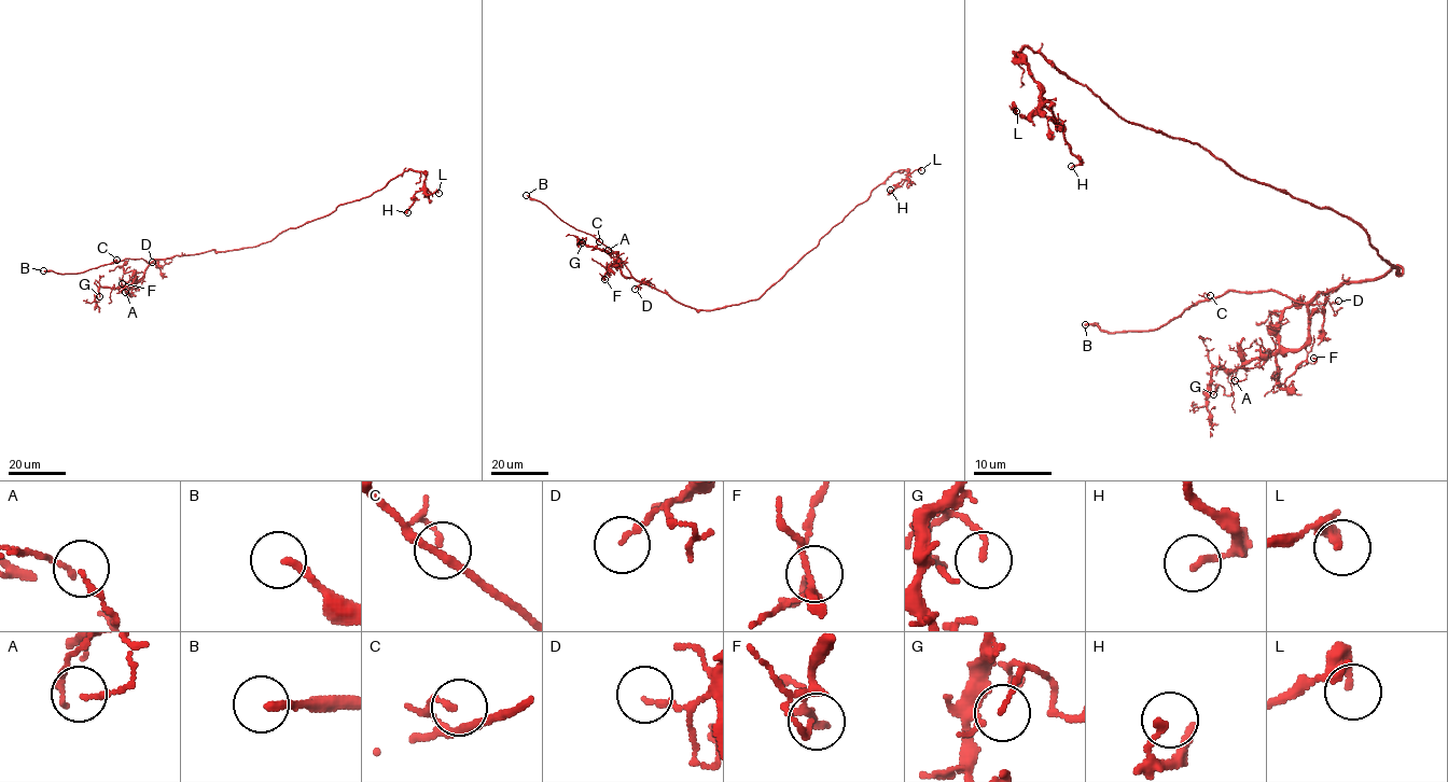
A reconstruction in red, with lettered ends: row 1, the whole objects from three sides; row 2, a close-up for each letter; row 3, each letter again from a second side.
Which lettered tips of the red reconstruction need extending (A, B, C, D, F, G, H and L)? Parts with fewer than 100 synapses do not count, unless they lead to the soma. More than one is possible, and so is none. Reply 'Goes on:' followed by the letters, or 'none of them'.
Goes on: B

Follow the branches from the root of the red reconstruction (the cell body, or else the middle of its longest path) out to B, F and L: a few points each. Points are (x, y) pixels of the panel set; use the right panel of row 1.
B: (1369, 245), (1403, 271), (1345, 281), (1305, 303), (1227, 291), (1155, 330), (1085, 324)
F: (1369, 245), (1403, 271), (1321, 293), (1309, 307), (1309, 337), (1276, 355), (1278, 378), (1313, 358)
L: (1369, 245), (1333, 209), (1124, 122), (1026, 47), (1015, 55), (1038, 84), (1040, 106), (1028, 117), (1016, 111)

